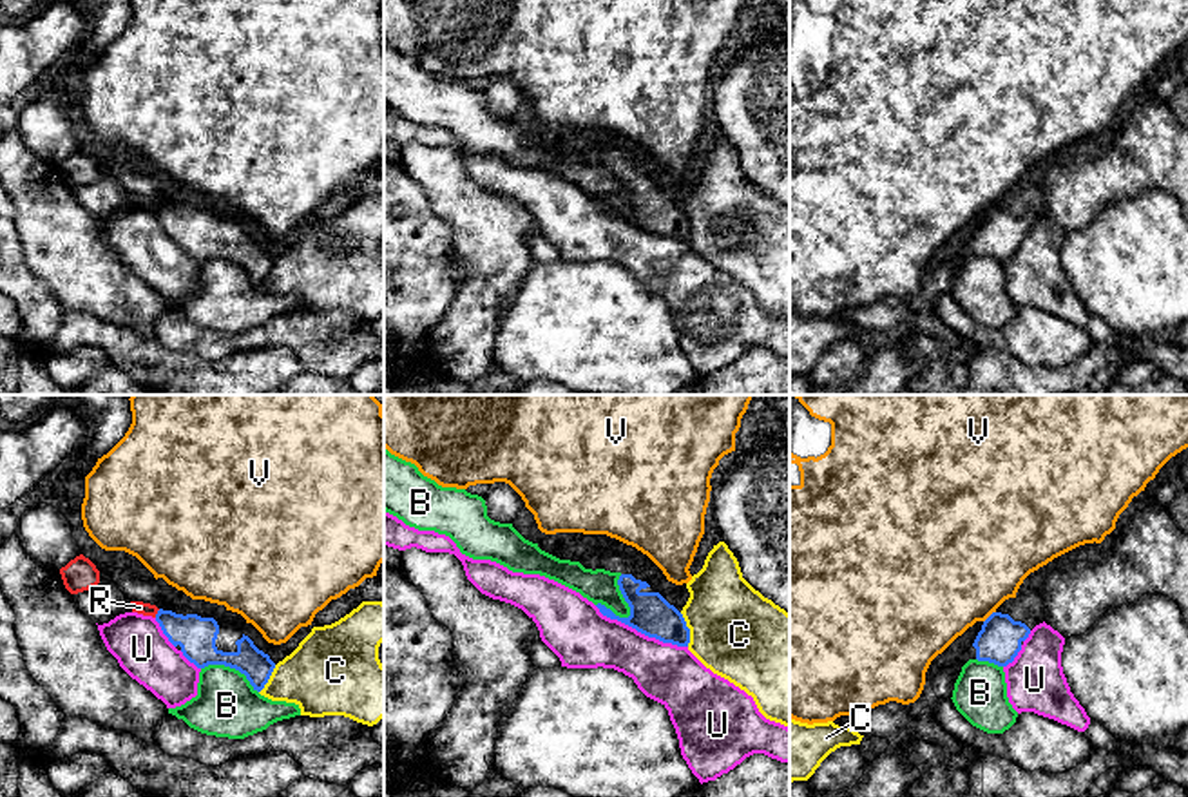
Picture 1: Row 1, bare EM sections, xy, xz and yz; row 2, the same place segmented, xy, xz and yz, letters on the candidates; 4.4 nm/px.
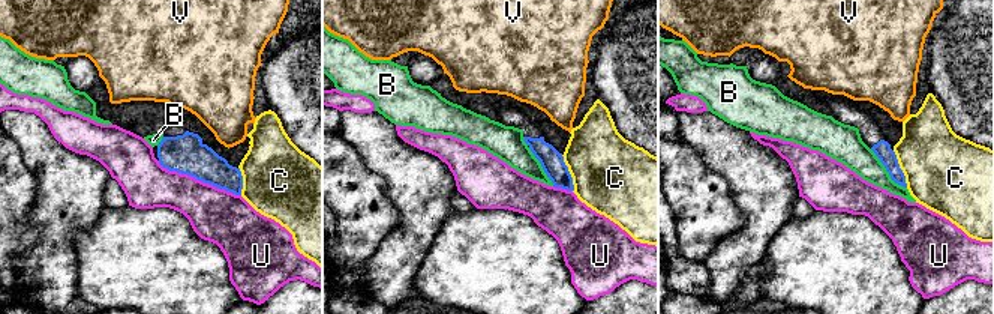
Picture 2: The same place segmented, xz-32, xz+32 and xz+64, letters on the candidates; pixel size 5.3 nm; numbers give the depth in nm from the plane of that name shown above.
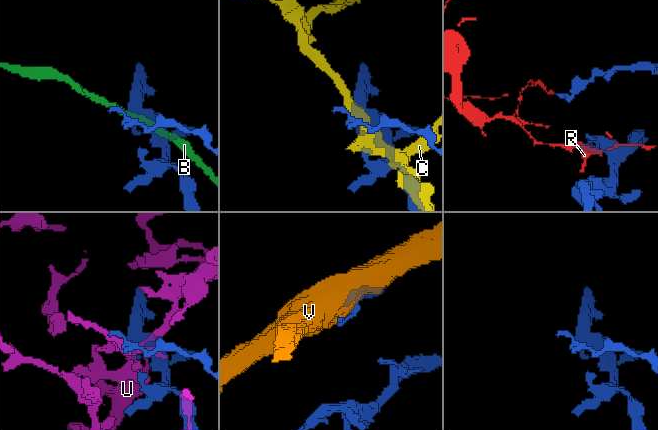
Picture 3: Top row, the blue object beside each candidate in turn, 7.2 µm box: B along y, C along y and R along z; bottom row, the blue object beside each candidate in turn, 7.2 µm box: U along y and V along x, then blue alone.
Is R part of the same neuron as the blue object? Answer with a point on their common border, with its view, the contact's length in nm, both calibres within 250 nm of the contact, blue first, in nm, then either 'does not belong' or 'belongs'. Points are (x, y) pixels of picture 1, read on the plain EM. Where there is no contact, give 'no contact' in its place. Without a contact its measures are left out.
contact xy (158, 207); length 50 nm; calibres 170 and 60 nm; does not belong

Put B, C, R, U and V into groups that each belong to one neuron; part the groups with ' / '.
B / C / R / U / V

